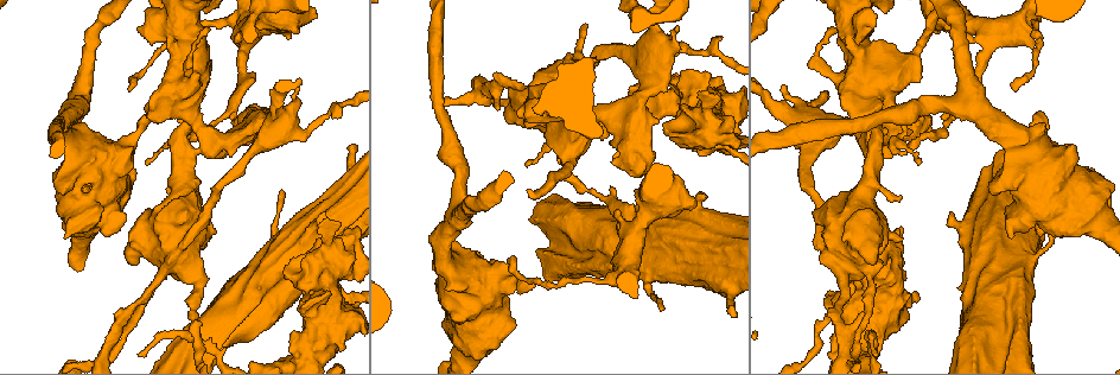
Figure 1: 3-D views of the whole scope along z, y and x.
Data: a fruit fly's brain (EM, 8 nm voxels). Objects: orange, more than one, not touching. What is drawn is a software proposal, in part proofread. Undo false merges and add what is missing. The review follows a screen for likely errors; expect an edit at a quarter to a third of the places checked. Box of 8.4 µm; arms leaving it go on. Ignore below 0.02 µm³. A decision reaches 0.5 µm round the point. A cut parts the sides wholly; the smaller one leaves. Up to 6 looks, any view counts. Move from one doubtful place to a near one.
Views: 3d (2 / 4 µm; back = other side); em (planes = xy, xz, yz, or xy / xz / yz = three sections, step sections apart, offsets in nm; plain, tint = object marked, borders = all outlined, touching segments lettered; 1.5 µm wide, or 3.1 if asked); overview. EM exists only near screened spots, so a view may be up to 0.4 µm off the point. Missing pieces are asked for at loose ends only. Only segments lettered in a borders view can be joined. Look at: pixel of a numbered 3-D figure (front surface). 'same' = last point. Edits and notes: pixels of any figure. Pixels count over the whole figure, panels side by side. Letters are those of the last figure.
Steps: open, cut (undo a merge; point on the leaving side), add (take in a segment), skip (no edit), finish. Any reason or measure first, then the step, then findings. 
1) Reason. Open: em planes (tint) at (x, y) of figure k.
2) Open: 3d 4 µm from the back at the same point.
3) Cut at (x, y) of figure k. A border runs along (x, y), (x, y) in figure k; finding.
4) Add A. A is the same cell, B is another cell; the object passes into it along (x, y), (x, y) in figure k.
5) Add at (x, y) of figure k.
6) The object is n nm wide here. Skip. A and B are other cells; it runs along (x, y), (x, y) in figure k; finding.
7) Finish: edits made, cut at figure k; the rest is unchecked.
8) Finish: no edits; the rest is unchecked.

Thin end. Open: 3d 2 µm from the back at (280, 194) of figure 1.

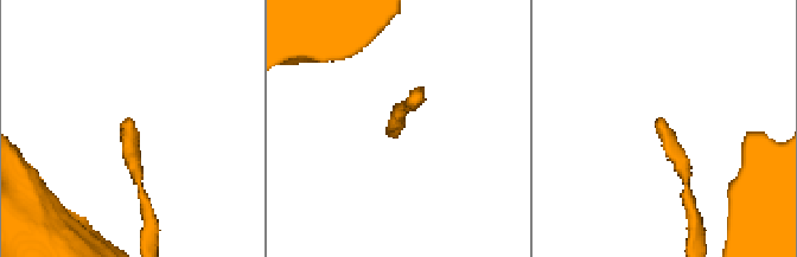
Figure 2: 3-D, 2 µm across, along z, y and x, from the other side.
Open: em yz step 4 (tint) at (657, 130) of figure 2.

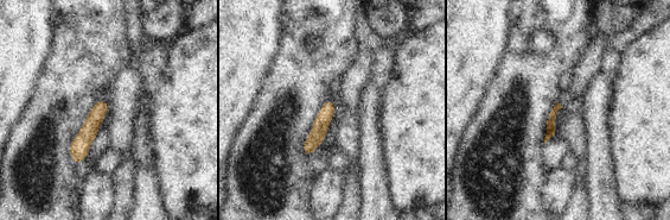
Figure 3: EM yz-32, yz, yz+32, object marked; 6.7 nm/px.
Another direction. Open: em planes (borders) at the same point.

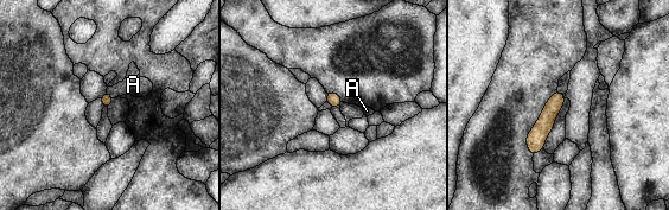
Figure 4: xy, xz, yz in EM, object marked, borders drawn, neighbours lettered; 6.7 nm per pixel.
Skip. A is another cell; it runs along (558, 94), (531, 151) in figure 4; none of them fits.

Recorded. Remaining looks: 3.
Touches itself. Open: 3d 4 µm at (179, 121) of figure 1.

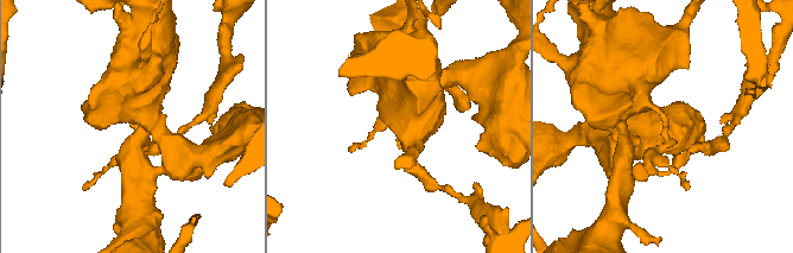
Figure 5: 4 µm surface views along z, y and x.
Now the EM. Open: em yz step 8 (tint) at (135, 125) of figure 5.

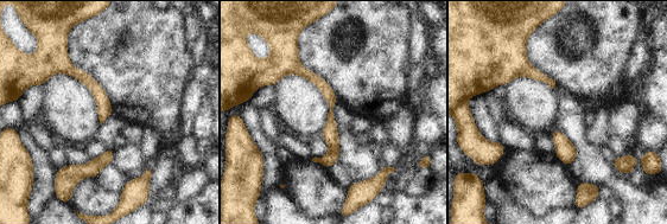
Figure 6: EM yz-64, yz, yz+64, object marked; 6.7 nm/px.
Open: em planes (borders) at the same point.

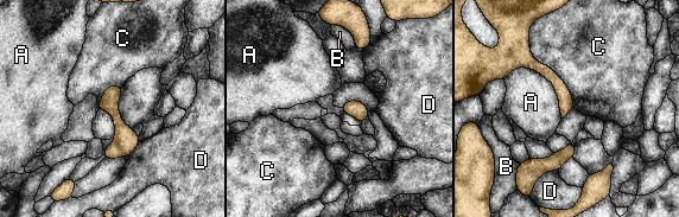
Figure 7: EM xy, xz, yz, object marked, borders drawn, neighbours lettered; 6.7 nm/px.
The longest contact is with C, 600 nm. Cut at (125, 138) of figure 7. A, B, C and D are other cells; the part that leaves runs along (527, 50), (559, 84), (564, 112) in figure 7; a second cell is stuck on.

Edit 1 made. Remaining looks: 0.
Finish: edits made, cut at figure 7; the rest is unchecked.

